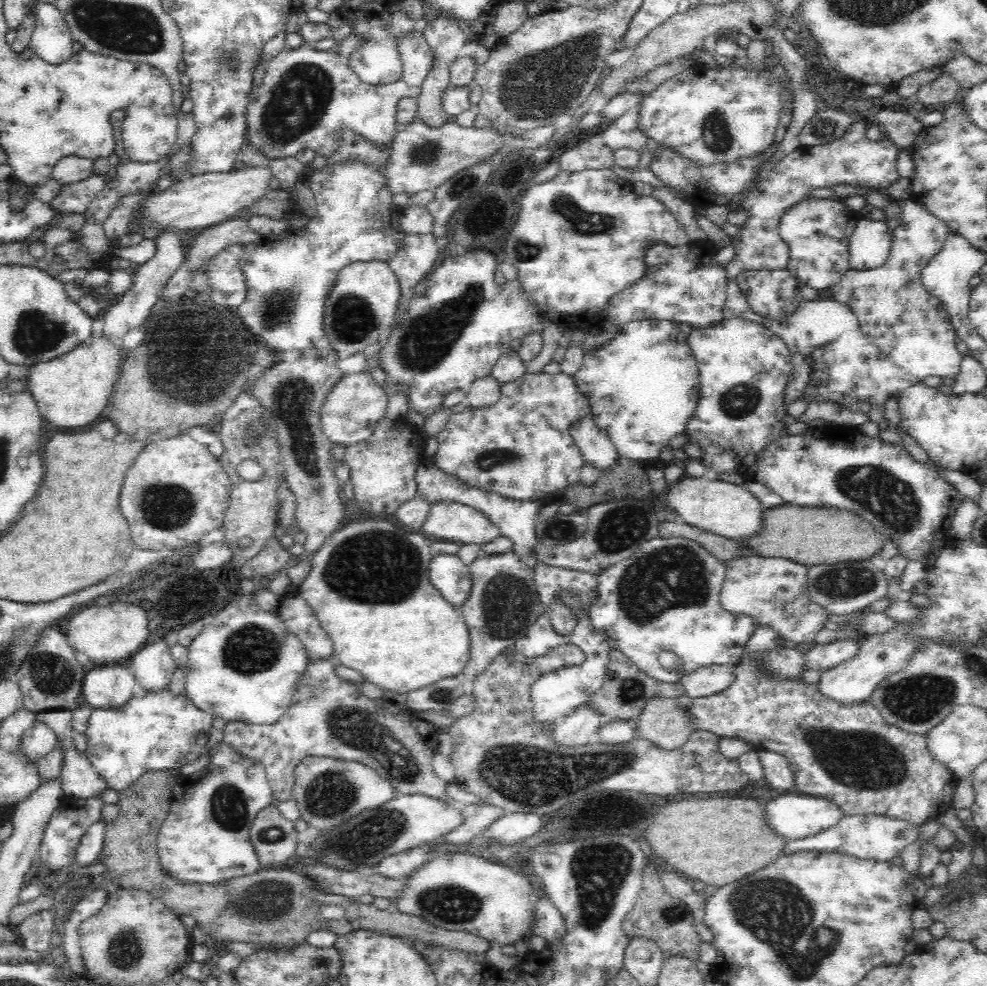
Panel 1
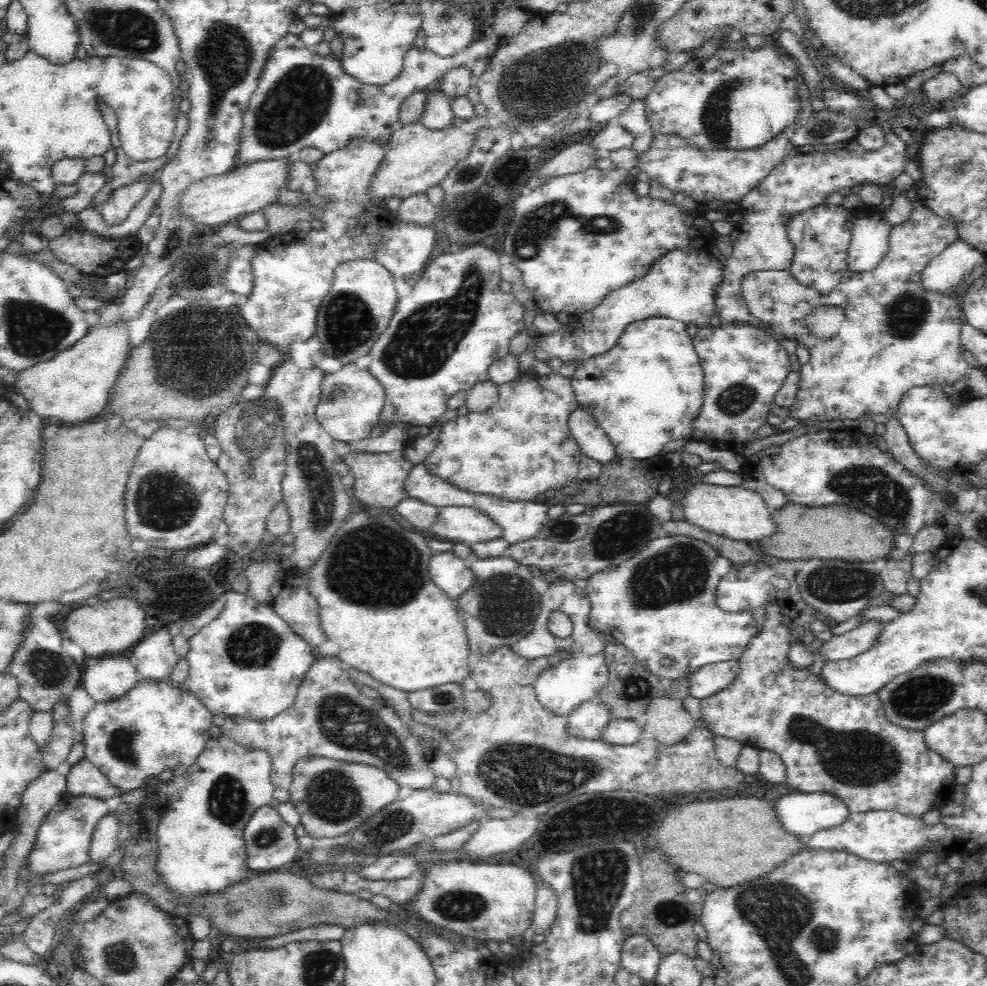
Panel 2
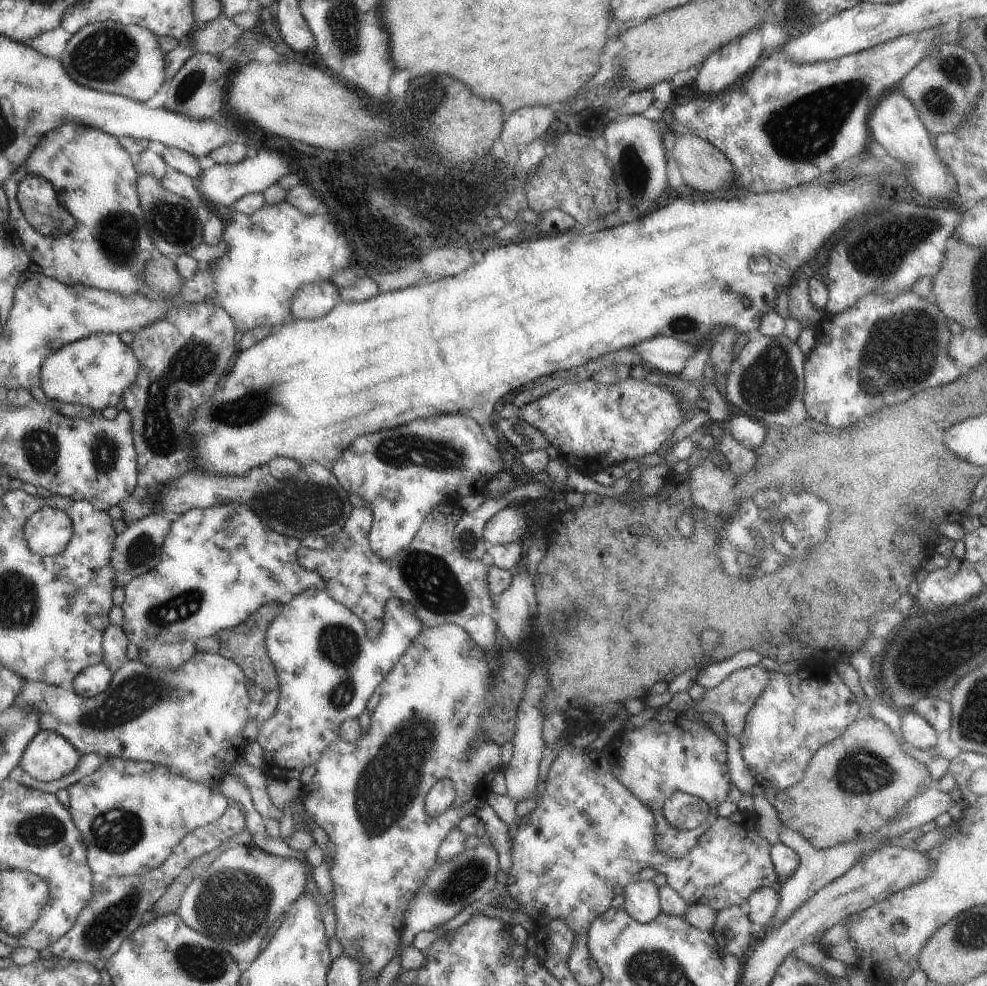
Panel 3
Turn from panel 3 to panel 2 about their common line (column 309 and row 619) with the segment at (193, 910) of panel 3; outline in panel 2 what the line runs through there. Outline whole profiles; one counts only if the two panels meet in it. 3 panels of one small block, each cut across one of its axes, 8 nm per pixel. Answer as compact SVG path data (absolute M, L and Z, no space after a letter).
M866 619L854 630L841 635L834 635L818 648L816 656L822 656L826 662L838 662L854 658L862 654L875 641L883 623L876 620Z

